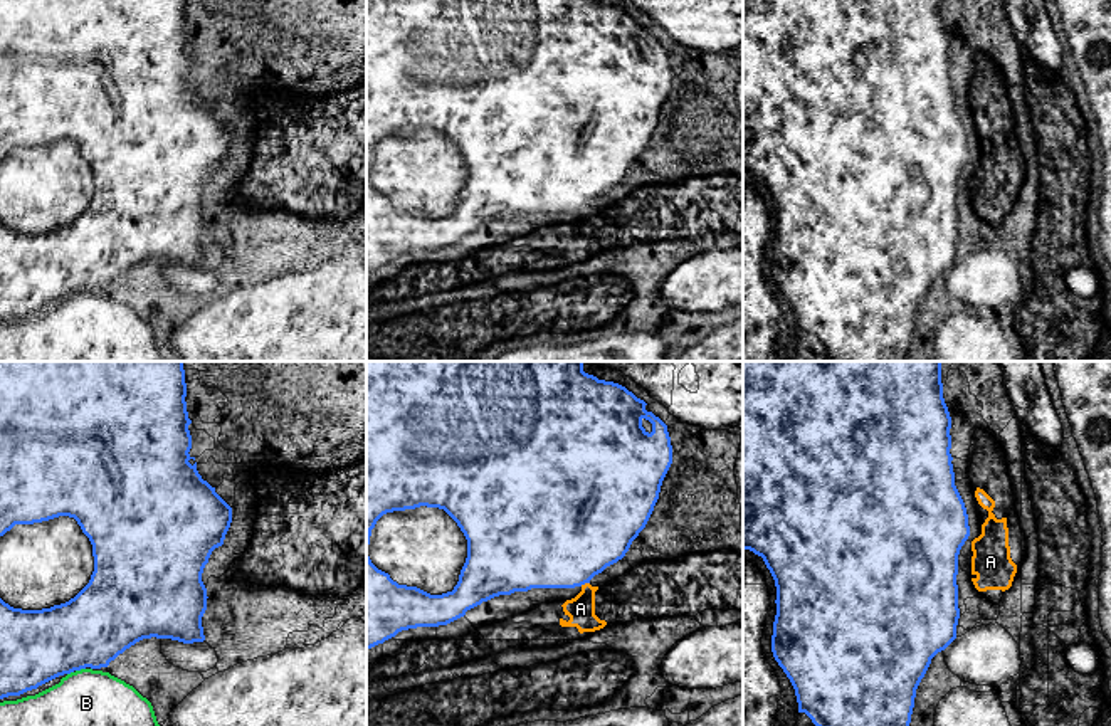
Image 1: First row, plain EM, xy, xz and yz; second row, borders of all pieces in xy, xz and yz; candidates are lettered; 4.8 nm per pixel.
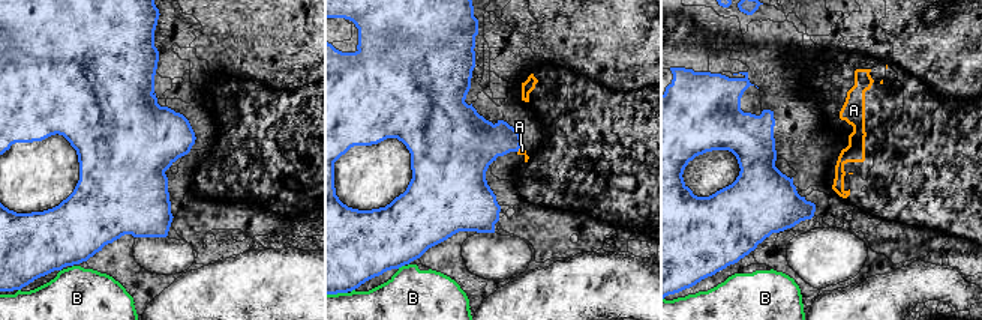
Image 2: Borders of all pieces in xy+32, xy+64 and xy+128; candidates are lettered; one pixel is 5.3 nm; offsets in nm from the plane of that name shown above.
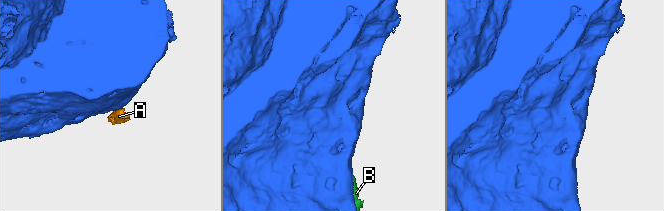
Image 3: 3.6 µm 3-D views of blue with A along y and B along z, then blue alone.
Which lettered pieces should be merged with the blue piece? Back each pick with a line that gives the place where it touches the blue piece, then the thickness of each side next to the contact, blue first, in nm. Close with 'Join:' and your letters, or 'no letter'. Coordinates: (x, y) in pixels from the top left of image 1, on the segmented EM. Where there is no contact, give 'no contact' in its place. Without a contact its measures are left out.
Join: no letter

